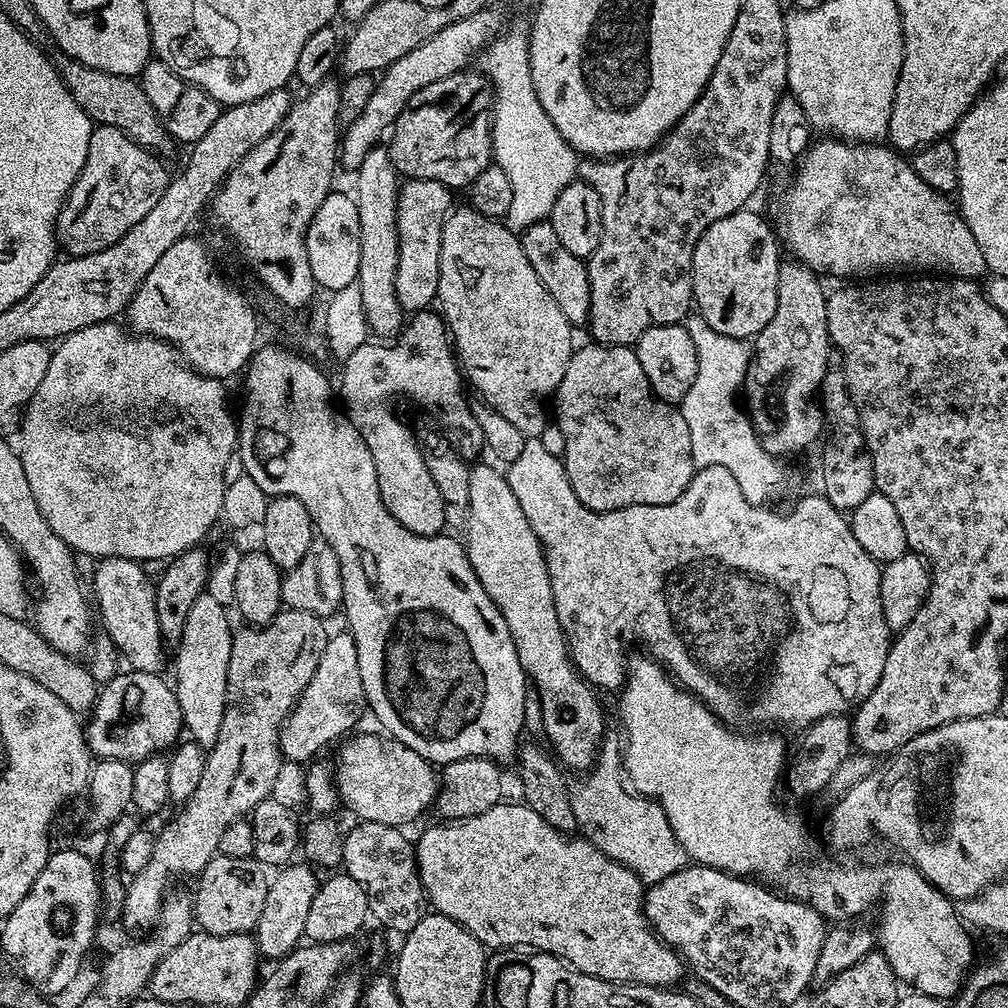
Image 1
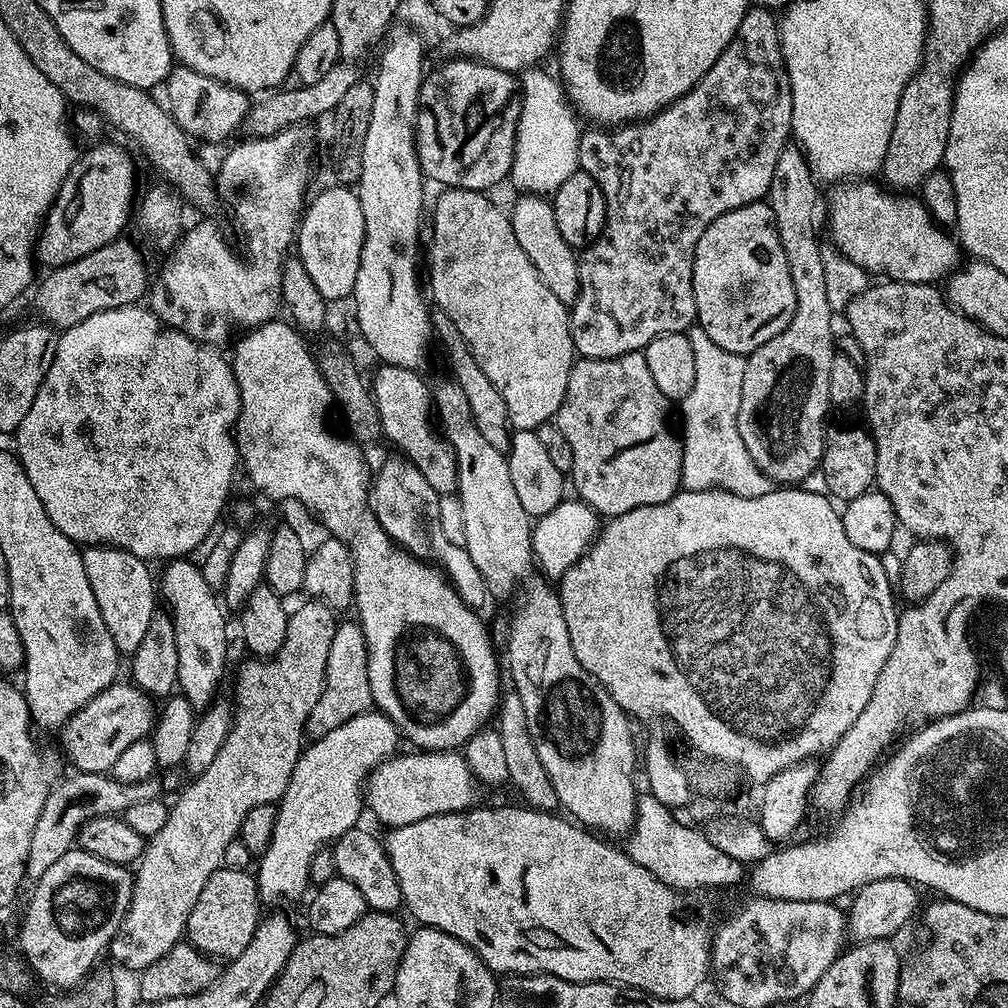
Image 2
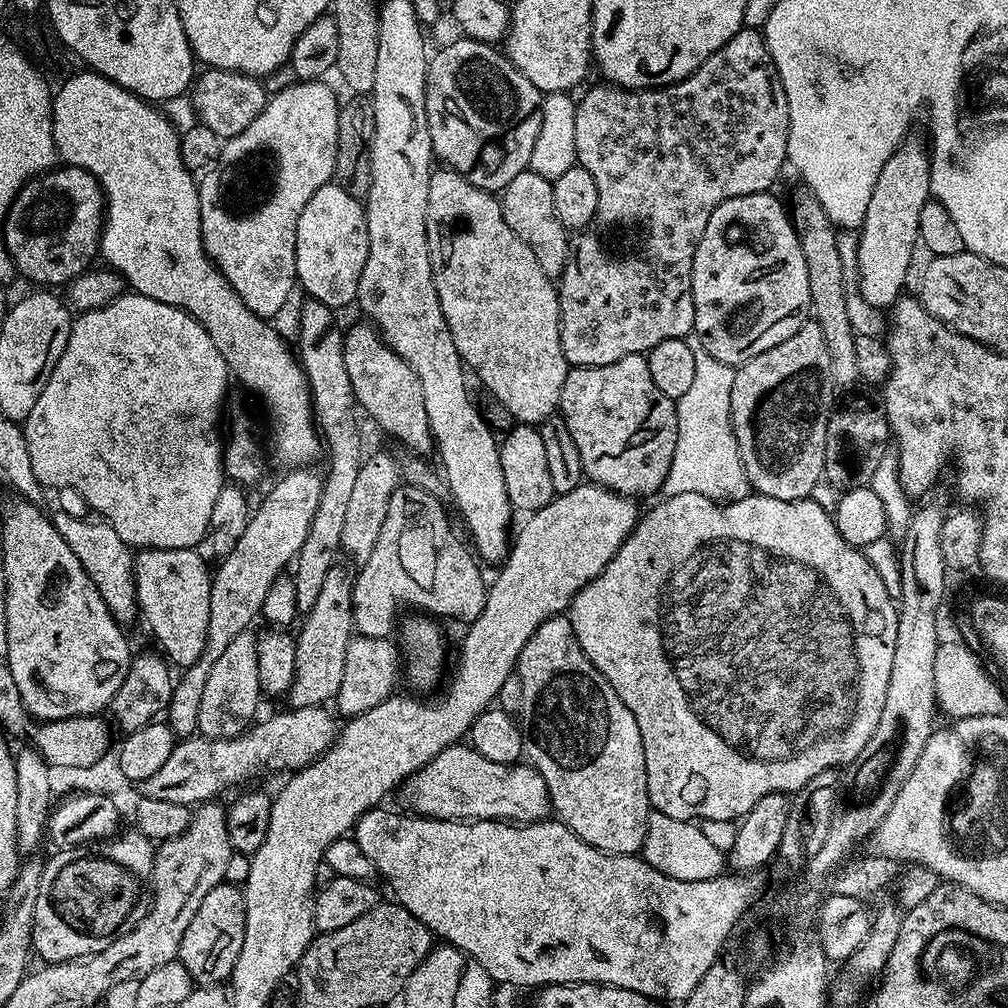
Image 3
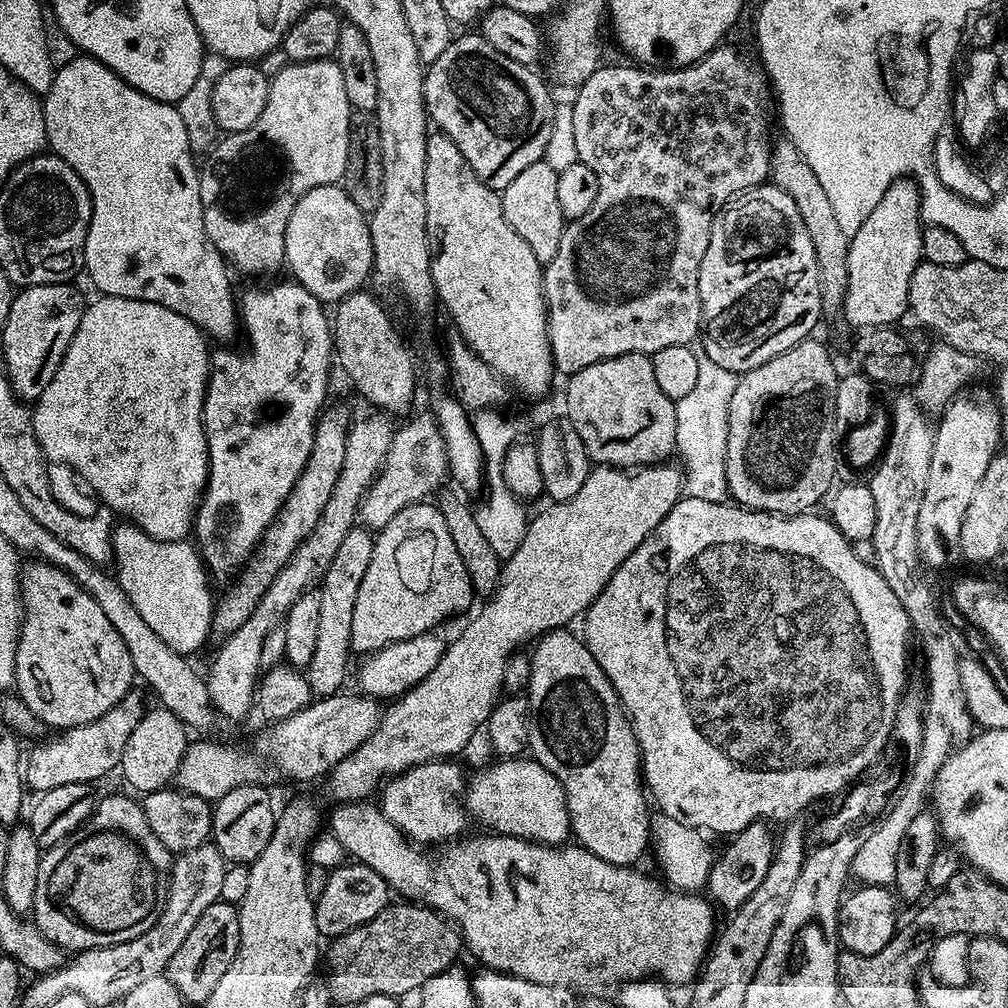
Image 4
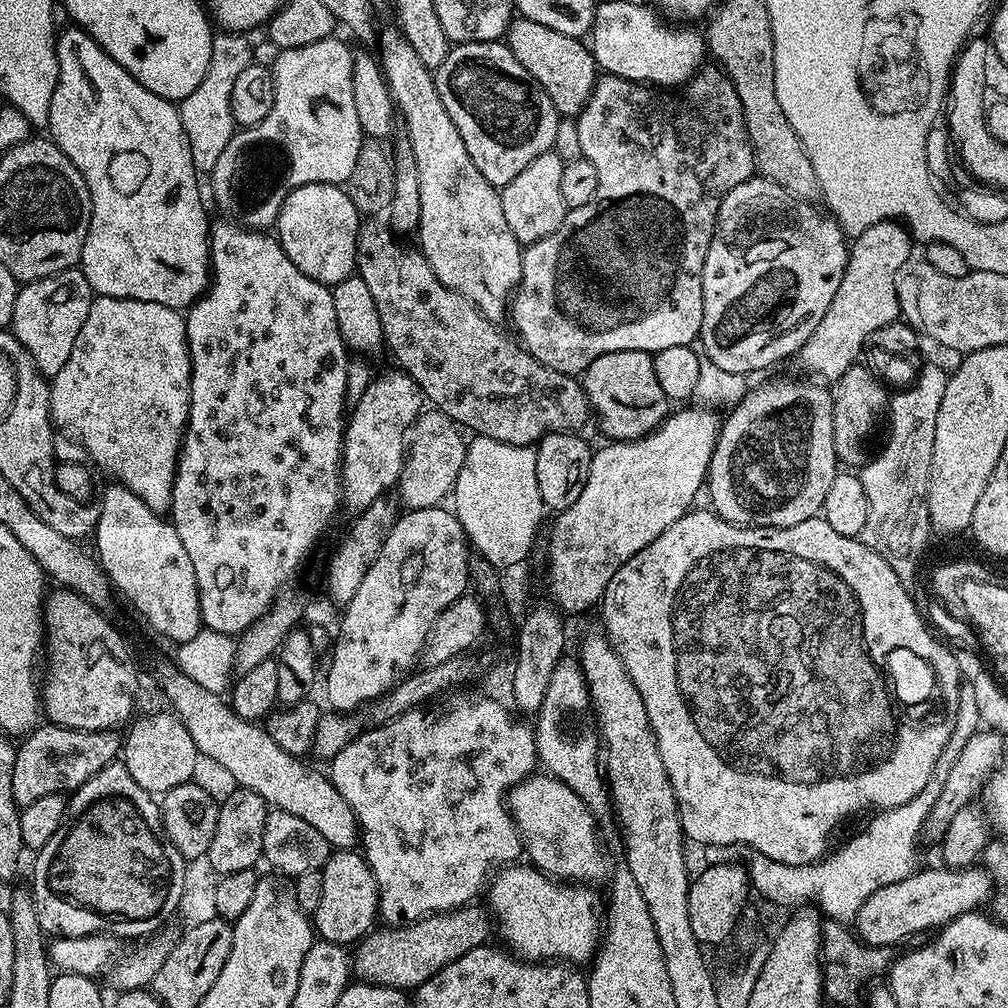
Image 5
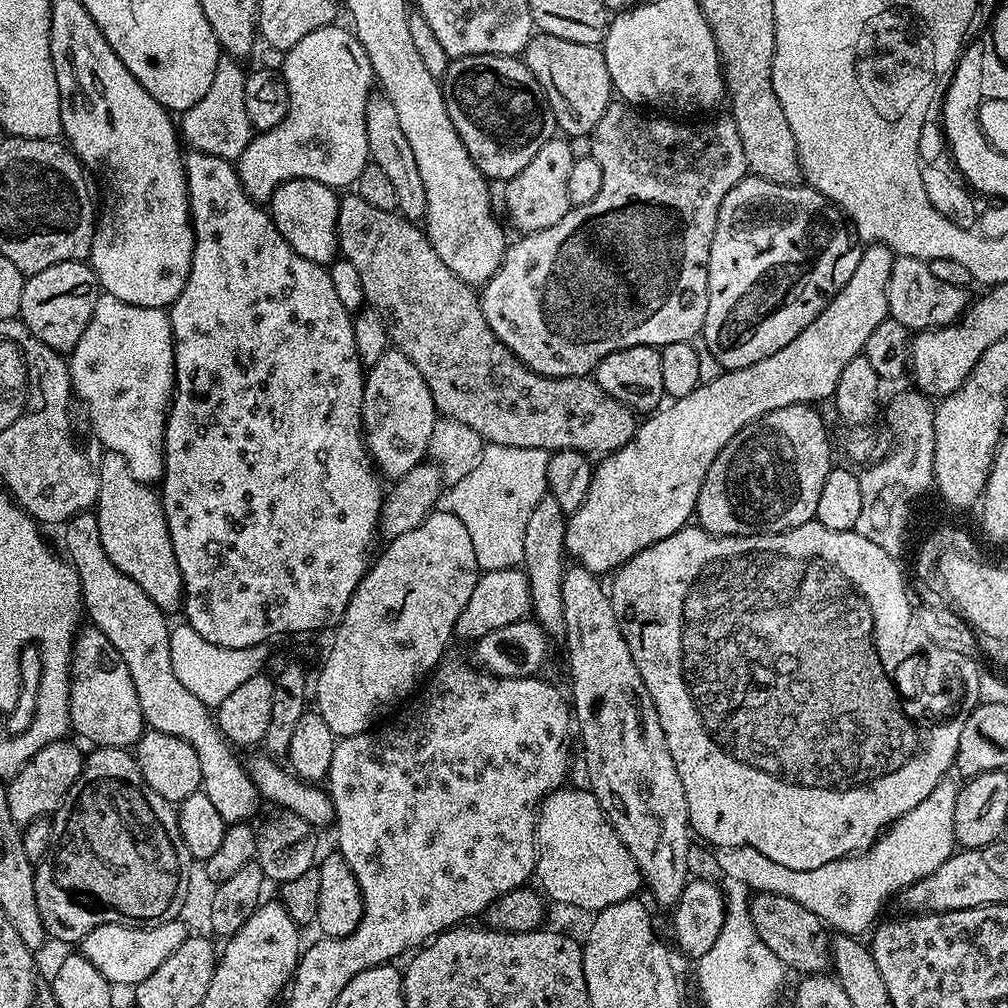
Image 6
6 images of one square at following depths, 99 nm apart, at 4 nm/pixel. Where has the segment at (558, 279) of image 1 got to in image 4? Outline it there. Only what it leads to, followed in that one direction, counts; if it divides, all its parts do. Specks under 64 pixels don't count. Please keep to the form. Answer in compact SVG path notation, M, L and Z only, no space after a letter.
M546 161L534 162L534 166L526 166L510 186L500 193L502 214L506 214L506 222L514 229L514 234L530 246L534 258L540 265L546 265L554 254L558 254L558 245L562 243L562 234L566 223L558 203L558 172L554 171Z

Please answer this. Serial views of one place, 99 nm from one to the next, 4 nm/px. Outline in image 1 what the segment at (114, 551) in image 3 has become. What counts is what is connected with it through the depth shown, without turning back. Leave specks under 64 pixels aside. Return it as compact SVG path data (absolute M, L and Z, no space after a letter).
M106 556L97 564L100 565L92 576L92 588L96 591L94 604L98 609L99 623L100 620L104 623L103 635L109 636L131 671L163 673L166 645L158 630L158 610L154 610L156 585L153 577L144 573L143 563L126 558Z

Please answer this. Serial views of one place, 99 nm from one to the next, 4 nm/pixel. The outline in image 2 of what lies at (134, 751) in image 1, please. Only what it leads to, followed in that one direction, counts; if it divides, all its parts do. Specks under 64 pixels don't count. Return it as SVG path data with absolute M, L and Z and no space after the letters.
M117 682L99 692L62 726L60 744L77 772L111 773L118 754L151 733L158 715L153 697L131 682Z

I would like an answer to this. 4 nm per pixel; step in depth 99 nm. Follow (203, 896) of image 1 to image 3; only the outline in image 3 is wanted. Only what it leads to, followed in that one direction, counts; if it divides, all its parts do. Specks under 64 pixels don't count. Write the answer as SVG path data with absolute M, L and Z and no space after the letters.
M227 882L214 886L214 890L202 898L202 906L198 906L190 926L186 926L186 934L182 934L179 962L186 966L197 985L223 985L232 975L238 954L242 954L242 938L245 934L246 902L243 891Z

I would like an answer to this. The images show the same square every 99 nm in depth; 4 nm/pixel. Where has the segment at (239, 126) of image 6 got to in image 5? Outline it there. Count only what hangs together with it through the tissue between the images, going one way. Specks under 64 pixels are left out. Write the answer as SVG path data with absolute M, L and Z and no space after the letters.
M218 32L212 37L210 63L206 75L193 94L179 101L178 107L182 126L190 144L191 161L197 173L211 173L214 163L236 133L233 111L230 110L230 93L234 81L246 67L254 62L252 48L245 35L239 33Z

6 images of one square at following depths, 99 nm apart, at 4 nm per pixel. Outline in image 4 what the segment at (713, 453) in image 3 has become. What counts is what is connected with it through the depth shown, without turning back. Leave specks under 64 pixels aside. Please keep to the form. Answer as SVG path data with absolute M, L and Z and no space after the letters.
M696 342L691 347L694 358L698 358L698 379L690 394L676 401L676 452L682 465L682 492L690 498L702 498L702 502L722 504L729 499L726 438L730 398L734 398L738 376L713 362L710 354L706 354L703 343Z

